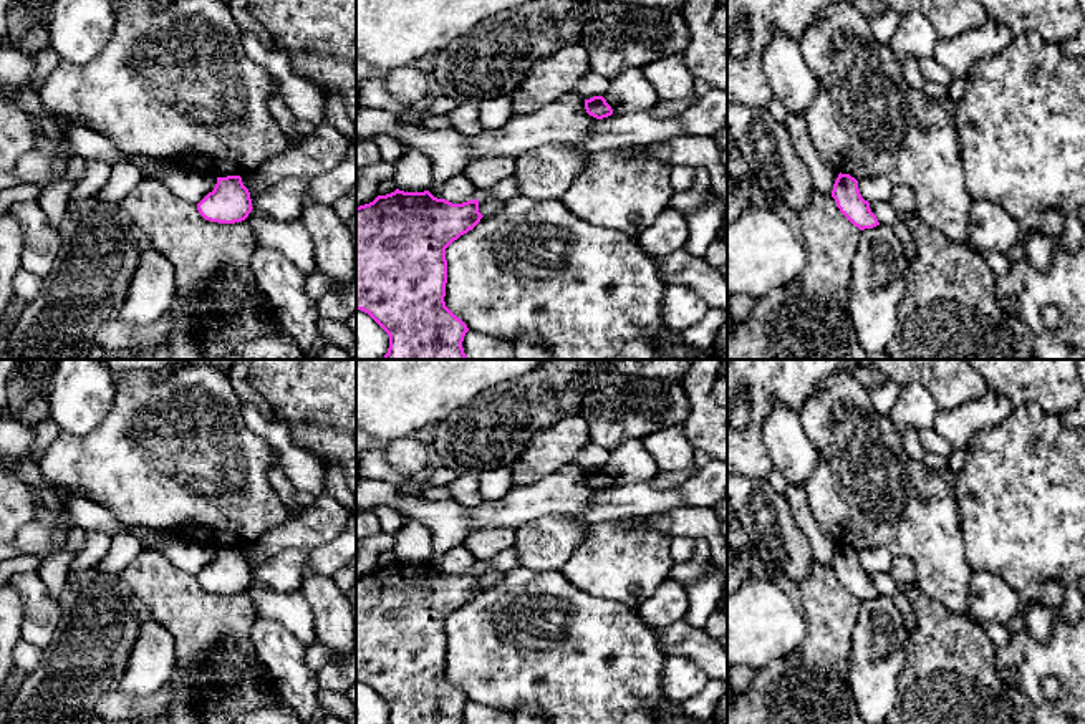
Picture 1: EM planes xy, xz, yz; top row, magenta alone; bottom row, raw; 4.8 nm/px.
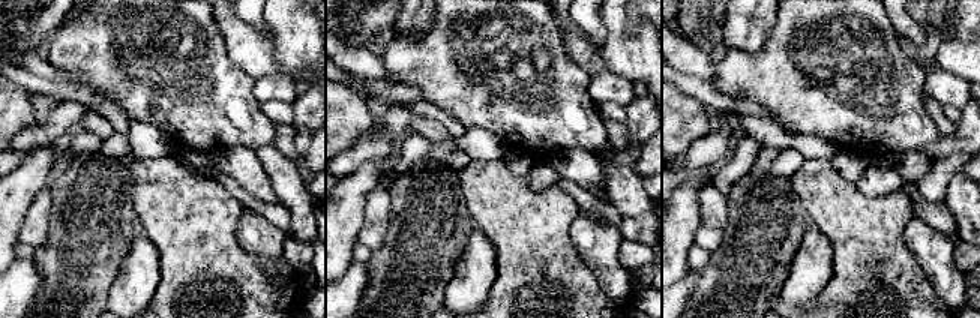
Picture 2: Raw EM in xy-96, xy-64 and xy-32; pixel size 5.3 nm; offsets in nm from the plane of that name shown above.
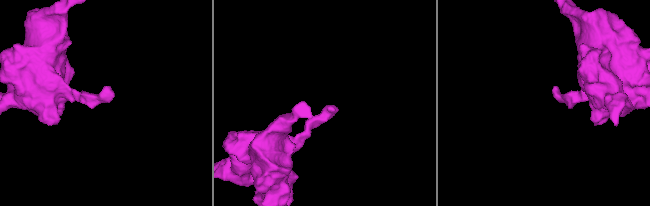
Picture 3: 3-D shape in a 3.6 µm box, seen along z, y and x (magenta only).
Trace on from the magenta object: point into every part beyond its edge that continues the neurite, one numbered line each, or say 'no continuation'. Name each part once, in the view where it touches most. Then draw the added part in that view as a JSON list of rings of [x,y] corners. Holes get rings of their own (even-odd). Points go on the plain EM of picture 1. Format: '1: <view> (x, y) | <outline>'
no continuation

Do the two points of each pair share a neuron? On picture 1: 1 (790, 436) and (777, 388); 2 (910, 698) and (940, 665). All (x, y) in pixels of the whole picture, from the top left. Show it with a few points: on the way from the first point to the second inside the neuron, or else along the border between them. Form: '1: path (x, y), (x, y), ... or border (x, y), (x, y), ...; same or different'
1: border (797, 411), (776, 405), (762, 428), (764, 441); different
2: path (918, 690), (935, 673); same

